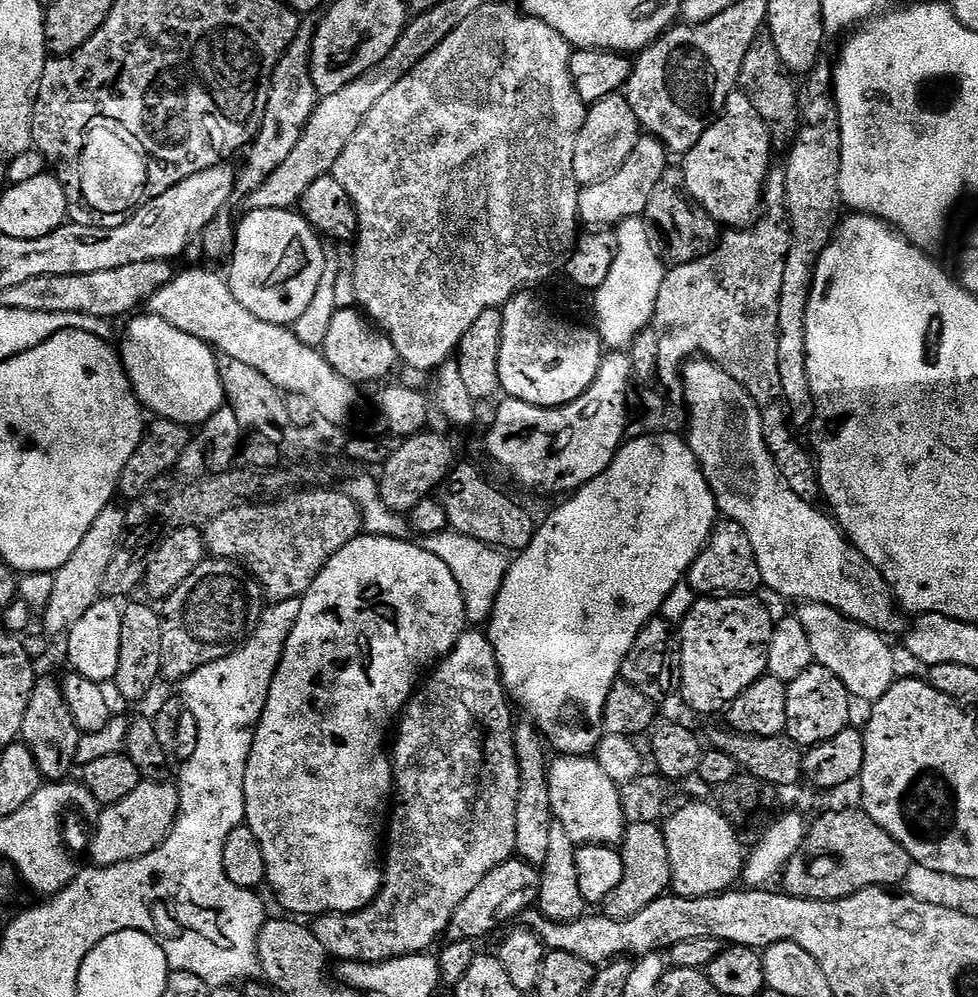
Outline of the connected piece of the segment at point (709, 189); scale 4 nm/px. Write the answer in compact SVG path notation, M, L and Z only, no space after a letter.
M739 90L732 92L723 113L708 125L696 145L683 153L683 191L696 204L700 203L717 225L728 224L724 226L732 230L751 225L770 175L768 163L772 160L772 148L772 135L758 110L750 106L750 98Z

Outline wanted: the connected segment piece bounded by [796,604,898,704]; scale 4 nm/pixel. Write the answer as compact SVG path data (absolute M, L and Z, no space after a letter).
M808 604L799 607L796 619L806 632L810 642L813 661L836 679L843 689L856 698L873 704L895 683L896 660L887 640L881 633L874 632L860 623L846 619L832 607Z

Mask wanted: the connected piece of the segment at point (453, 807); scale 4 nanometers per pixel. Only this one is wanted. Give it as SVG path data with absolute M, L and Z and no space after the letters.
M465 630L462 638L454 646L452 653L439 661L431 669L427 679L417 687L412 699L408 701L402 715L399 717L398 727L395 729L395 732L397 731L396 745L393 748L391 745L390 748L392 779L394 781L394 803L391 805L390 819L386 824L386 859L382 864L384 883L380 885L379 894L360 912L329 914L319 917L311 925L314 938L318 938L318 942L328 951L329 957L336 959L337 956L337 961L340 962L382 964L387 960L393 960L399 956L415 956L417 954L427 953L431 949L428 947L439 936L443 937L447 933L448 924L452 920L454 910L458 910L462 898L466 898L466 894L470 894L470 890L474 890L474 886L478 886L478 882L482 882L482 878L486 878L486 874L490 874L490 870L494 870L494 866L513 859L515 842L512 813L508 810L500 813L504 807L506 807L505 809L509 807L510 800L507 800L500 792L488 792L483 796L484 788L480 785L480 771L483 768L500 768L504 764L504 760L500 756L484 756L484 736L504 736L507 732L509 735L510 728L507 728L500 721L507 718L508 708L510 709L510 704L506 699L504 687L500 683L500 671L496 667L496 652L492 649L492 643L489 642L487 635L483 631Z

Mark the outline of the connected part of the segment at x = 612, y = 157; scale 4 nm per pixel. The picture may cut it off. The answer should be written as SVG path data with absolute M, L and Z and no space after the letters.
M613 94L591 105L584 116L584 125L578 128L572 142L572 178L577 185L593 184L616 172L630 156L642 129L627 95Z

